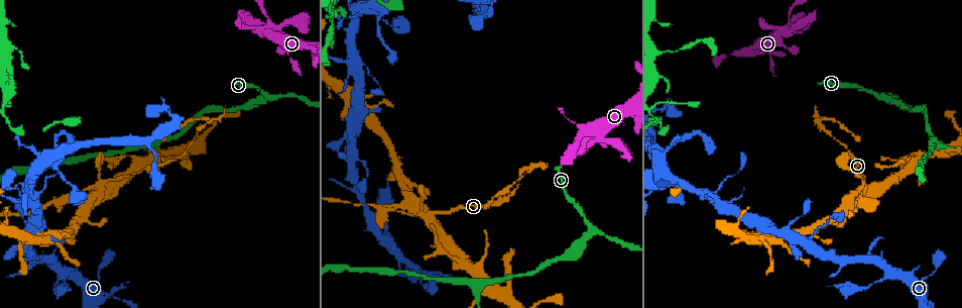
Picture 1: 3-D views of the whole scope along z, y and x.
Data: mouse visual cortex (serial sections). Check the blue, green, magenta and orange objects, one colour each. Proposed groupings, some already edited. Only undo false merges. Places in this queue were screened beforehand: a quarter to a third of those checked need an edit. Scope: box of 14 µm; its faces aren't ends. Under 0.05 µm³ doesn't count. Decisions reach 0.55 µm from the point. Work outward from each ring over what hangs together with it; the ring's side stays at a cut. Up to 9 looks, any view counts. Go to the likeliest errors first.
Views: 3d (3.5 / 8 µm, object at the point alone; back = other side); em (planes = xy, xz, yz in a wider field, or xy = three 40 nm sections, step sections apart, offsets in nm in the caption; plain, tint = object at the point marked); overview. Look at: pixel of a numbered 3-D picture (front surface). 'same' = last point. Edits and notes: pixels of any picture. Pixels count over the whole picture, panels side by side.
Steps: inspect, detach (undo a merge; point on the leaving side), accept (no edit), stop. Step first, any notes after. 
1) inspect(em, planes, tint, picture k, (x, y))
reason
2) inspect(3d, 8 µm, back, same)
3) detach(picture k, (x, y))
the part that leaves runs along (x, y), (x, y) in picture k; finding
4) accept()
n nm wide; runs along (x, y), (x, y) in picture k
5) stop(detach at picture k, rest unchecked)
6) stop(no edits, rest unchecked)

inspect(3d, 3.5 µm, picture 1, (350, 30))
branch point

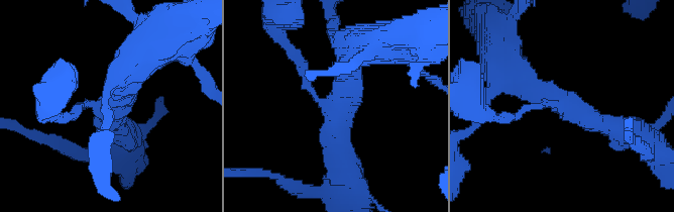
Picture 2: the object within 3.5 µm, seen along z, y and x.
inspect(em, xy, step 2, tint, picture 2, (336, 109))
3 arms; arms of 150, 300, 400 nm; need the tissue

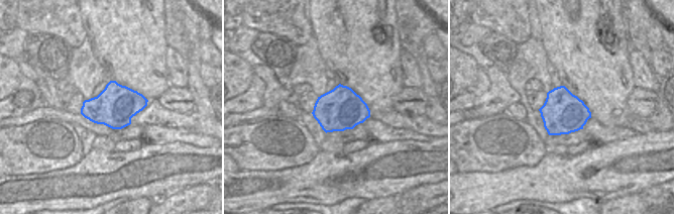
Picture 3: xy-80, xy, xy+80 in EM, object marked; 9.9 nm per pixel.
accept()
420 nm wide; runs along (622, 131), (580, 116), (514, 73) in picture 2; one cell here

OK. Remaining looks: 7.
inspect(3d, 8 µm, picture 1, (204, 125))
abrupt turn

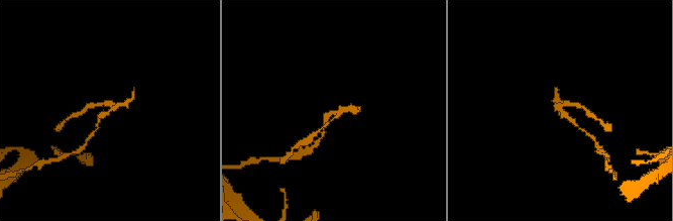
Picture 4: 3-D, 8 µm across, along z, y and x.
inspect(em, xy, step 3, tint, picture 4, (108, 111))

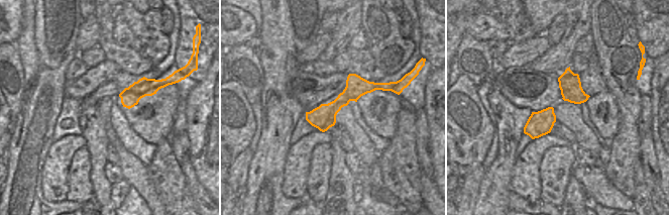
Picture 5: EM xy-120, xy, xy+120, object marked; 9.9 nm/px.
detach(picture 4, (92, 105))
the part that leaves runs along (110, 104), (96, 104), (81, 112) in picture 4; two cells meet here

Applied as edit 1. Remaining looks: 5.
inspect(overview)
see it whole again

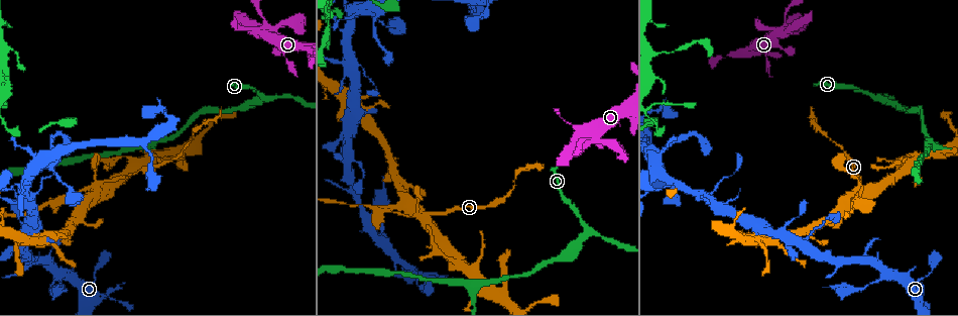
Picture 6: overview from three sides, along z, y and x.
inspect(3d, 3.5 µm, picture 6, (588, 132))
small branch off a trunk

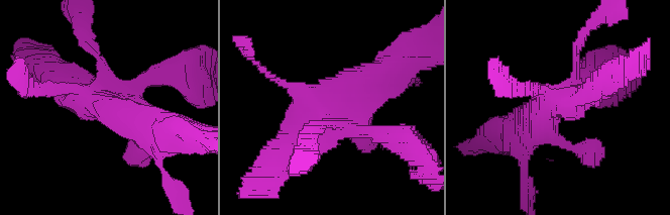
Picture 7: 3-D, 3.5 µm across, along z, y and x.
inspect(em, xy, step 3, tint, picture 7, (333, 107))

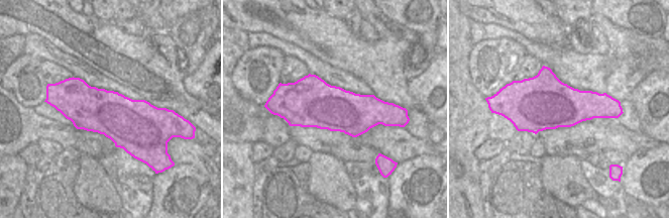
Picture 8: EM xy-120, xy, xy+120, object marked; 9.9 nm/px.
inspect(em, xy, step 1, tint, same)

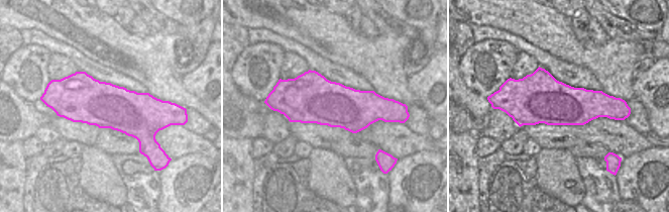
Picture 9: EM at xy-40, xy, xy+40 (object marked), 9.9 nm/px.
accept()
runs along (522, 133), (570, 102), (586, 78) in picture 7; all the same cell

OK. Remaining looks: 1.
stop(detach at picture 4, rest unchecked)

